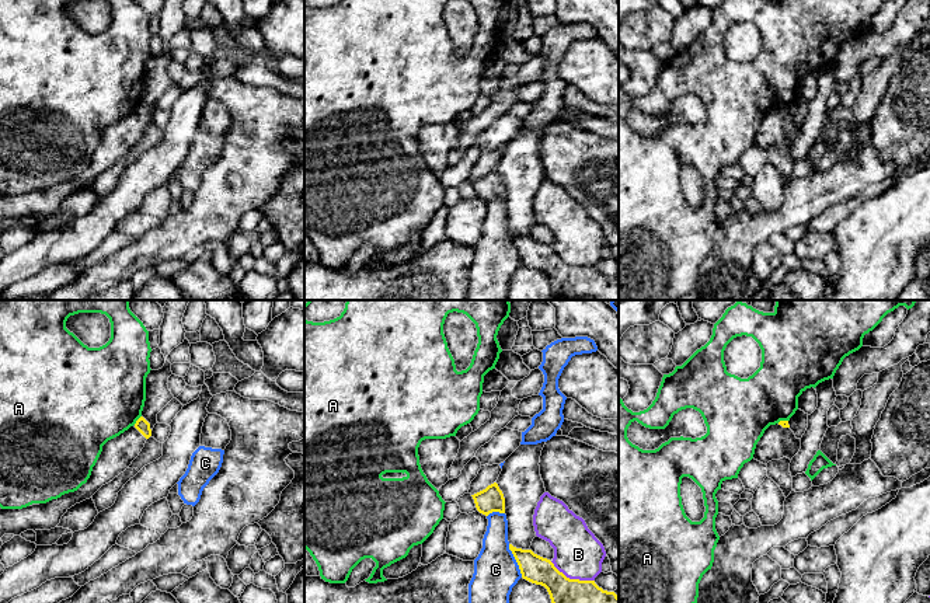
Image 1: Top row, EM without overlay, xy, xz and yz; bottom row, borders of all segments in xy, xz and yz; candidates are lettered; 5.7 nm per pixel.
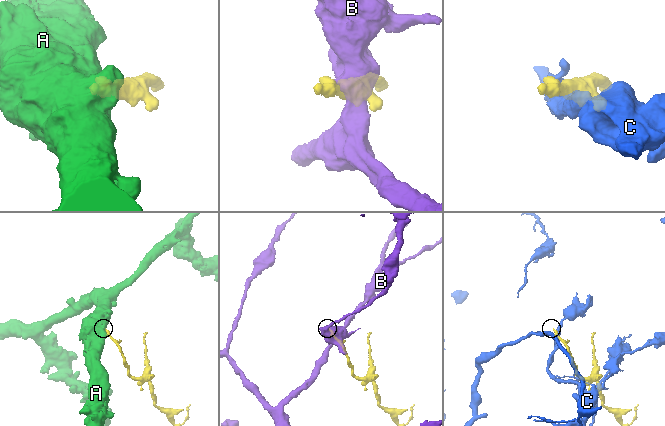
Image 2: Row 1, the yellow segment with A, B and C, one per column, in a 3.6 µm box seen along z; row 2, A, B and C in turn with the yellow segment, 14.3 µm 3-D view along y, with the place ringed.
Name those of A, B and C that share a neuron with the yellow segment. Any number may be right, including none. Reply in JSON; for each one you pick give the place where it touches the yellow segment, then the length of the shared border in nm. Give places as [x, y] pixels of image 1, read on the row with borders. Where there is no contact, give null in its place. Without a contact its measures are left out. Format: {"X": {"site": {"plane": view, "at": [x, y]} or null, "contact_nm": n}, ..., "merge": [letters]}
{"merge": []}

